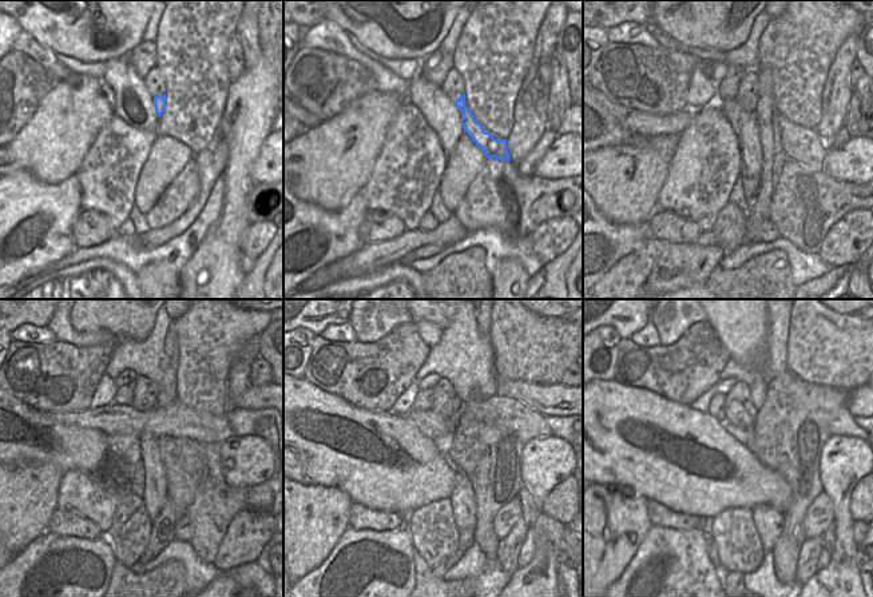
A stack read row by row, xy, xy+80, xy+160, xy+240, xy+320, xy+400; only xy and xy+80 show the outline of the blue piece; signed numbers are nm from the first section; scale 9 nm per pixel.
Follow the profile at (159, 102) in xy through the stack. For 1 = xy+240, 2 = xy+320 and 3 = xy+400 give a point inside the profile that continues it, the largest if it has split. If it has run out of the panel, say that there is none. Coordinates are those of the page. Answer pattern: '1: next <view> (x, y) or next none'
1: next xy+240 (215, 480)
2: next xy+320 (530, 512)
3: next xy+400 (829, 534)

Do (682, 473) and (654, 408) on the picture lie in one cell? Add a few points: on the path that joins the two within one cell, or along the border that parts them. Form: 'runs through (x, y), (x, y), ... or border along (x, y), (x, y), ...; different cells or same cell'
runs through (654, 454), (631, 448), (615, 432), (626, 417); same cell

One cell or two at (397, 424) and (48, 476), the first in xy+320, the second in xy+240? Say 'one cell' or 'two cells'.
two cells

